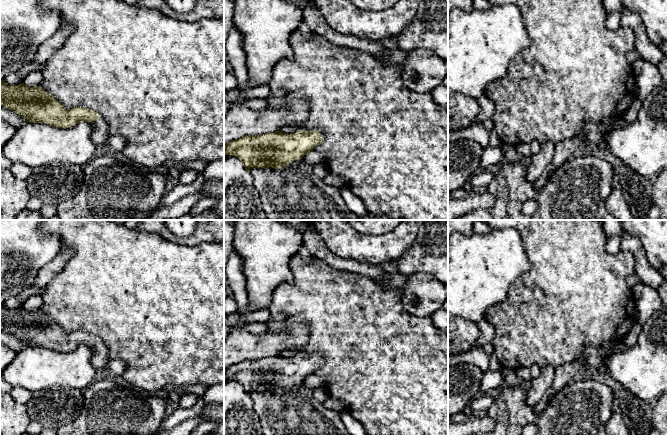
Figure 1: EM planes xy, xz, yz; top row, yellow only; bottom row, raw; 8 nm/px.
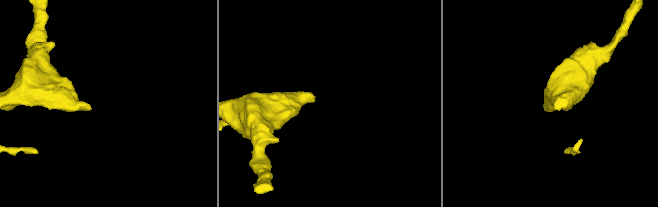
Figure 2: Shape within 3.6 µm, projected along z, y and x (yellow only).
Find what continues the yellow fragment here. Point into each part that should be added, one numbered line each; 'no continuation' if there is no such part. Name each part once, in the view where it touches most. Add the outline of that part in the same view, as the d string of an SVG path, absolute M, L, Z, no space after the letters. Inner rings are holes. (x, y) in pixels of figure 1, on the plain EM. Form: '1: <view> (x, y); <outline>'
1: xy (100, 358); M100 340L96 345L90 347L93 351L91 363L96 370L104 370L107 367L110 358L107 350Z

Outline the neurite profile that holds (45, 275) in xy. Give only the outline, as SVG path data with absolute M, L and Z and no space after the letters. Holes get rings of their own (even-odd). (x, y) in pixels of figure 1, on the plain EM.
M62 249L58 256L56 256L51 262L39 270L32 287L46 287L52 281L52 279L64 268L66 262L71 258L71 256L71 249Z

